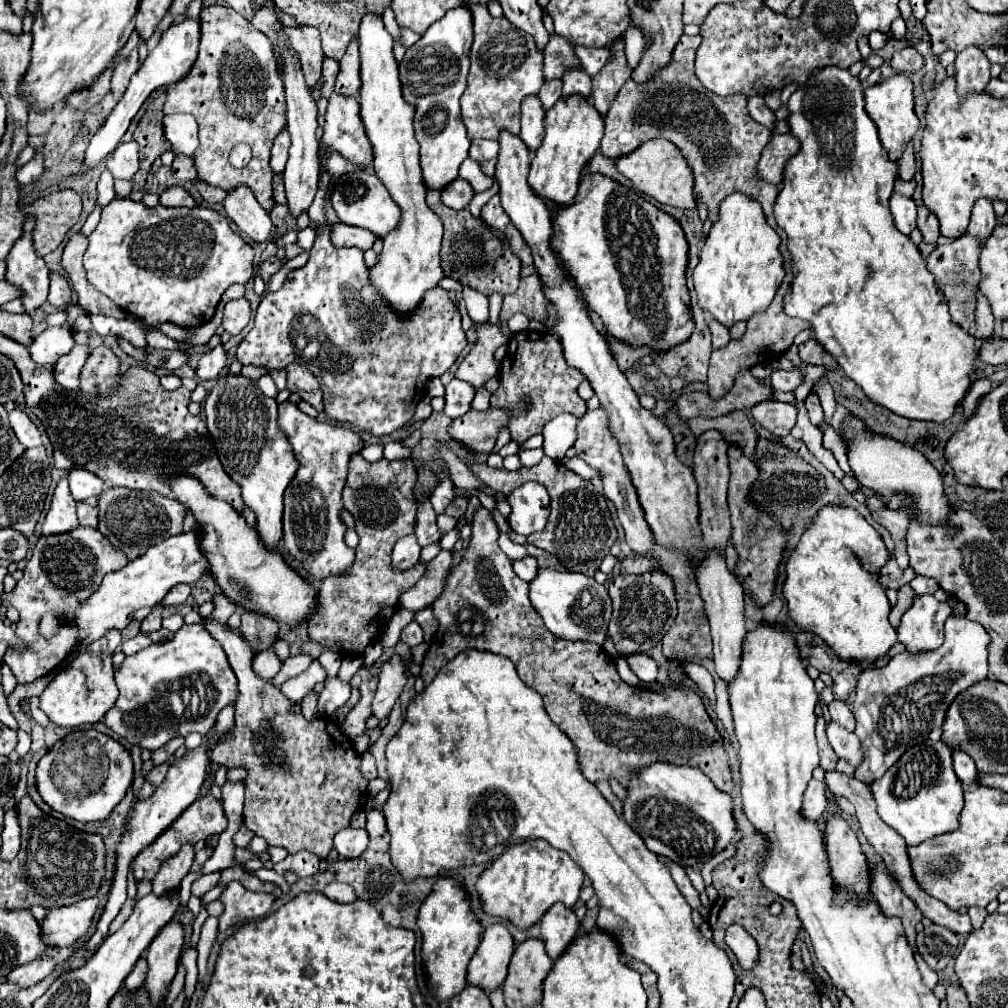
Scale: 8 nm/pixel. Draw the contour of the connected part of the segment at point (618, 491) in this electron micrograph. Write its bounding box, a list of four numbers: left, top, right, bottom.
[574,408,658,562]

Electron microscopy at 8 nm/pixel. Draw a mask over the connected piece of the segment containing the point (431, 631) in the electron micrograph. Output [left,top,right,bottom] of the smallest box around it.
[414,606,438,644]

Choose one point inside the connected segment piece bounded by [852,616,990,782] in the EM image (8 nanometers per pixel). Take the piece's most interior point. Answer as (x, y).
(896, 707)

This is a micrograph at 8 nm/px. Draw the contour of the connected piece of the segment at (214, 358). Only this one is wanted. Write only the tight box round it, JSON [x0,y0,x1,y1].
[194,346,226,380]

